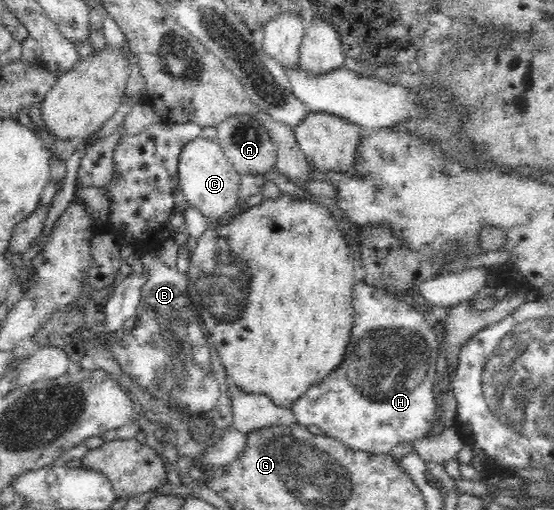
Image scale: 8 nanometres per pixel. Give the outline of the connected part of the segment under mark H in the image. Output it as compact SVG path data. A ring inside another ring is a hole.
M358 282L355 285L352 297L352 306L354 311L354 320L351 324L351 333L347 342L342 362L337 365L323 381L311 384L303 395L300 395L295 401L290 403L288 410L295 416L295 419L304 426L317 425L323 433L330 438L339 440L343 445L355 451L364 451L371 454L391 454L392 447L399 442L415 441L429 435L432 419L434 416L436 401L432 387L436 380L436 366L438 355L441 350L441 342L437 326L430 319L415 307L410 300L395 298L380 289L371 289L368 285Z

